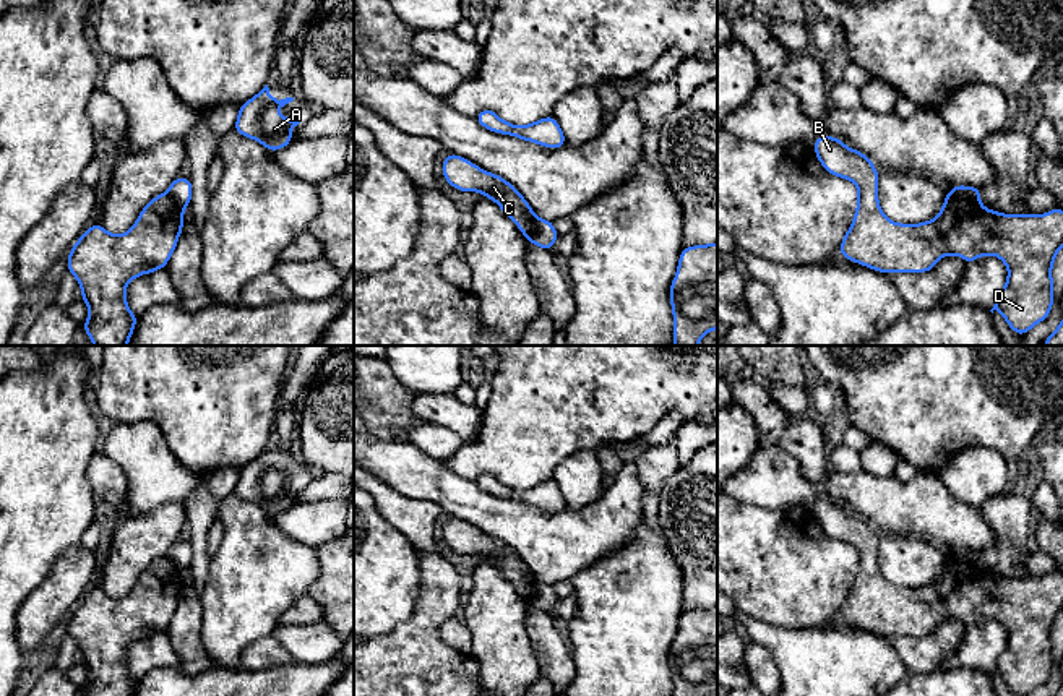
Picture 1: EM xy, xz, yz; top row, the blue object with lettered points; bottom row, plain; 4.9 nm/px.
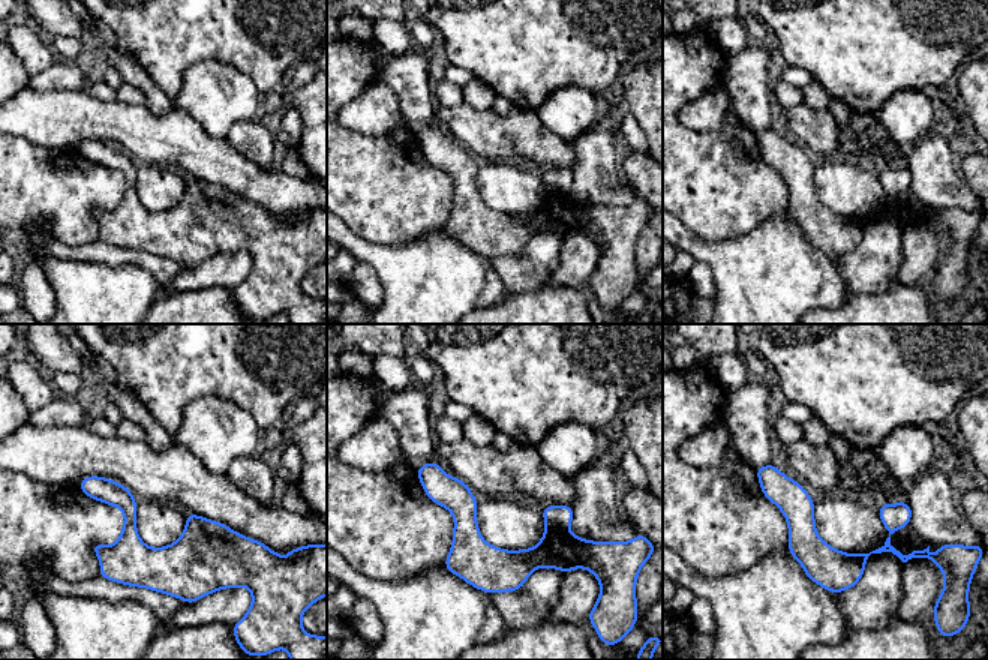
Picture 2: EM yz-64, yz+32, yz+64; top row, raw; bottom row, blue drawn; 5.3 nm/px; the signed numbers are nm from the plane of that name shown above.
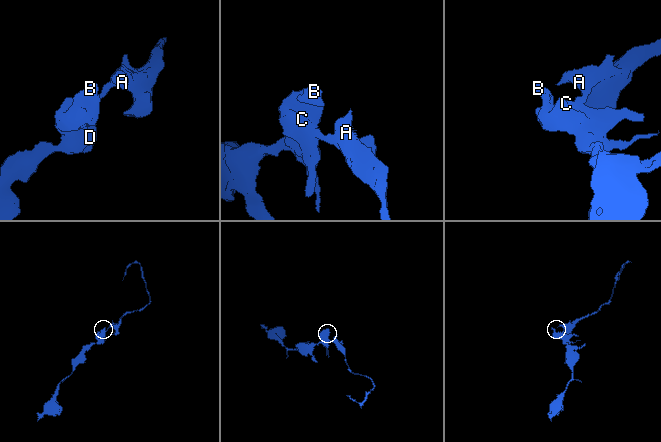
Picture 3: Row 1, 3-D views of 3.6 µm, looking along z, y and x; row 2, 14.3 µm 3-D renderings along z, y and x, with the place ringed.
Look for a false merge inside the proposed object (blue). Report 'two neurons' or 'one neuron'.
two neurons

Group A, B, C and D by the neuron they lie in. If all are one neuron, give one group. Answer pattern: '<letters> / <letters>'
A / B C D

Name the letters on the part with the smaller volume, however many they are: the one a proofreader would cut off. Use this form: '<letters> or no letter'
A

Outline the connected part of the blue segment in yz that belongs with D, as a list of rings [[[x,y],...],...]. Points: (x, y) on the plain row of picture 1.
[[[829,498],[818,500],[813,513],[828,537],[850,543],[859,552],[854,584],[839,610],[839,617],[846,623],[889,638],[928,636],[945,618],[958,618],[966,626],[983,618],[995,618],[1008,629],[1008,644],[990,675],[998,673],[1014,696],[1027,696],[1048,681],[1055,664],[1052,629],[1063,610],[1063,573],[1055,571],[1039,579],[1001,578],[983,571],[980,565],[949,555],[941,576],[932,584],[897,587],[888,582],[880,571],[880,537],[863,516],[849,513],[842,503]]]

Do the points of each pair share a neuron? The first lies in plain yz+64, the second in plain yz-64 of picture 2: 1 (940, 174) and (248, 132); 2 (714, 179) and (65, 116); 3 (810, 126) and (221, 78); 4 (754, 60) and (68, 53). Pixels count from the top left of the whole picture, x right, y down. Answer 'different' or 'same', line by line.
1: same
2: different
3: different
4: different

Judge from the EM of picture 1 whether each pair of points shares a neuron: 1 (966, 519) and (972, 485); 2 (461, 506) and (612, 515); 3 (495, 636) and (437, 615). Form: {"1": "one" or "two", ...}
{"1": "two", "2": "one", "3": "two"}

